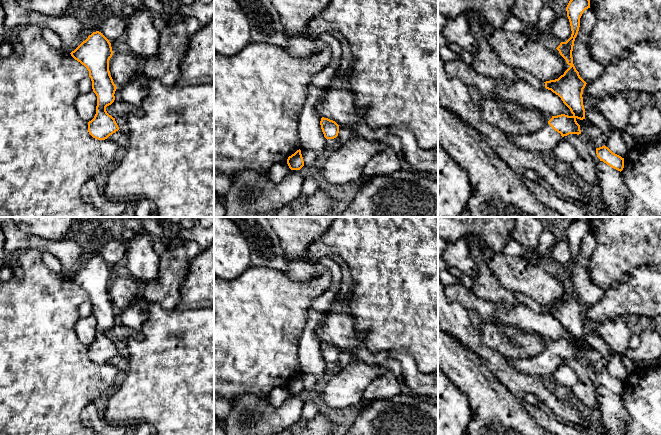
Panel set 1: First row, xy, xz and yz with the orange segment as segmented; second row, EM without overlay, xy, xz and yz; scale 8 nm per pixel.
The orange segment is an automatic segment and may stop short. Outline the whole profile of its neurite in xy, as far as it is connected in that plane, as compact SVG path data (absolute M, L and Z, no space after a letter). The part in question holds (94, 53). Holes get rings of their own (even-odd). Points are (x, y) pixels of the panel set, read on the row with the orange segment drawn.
M96 31L70 54L89 71L92 89L97 96L96 114L88 122L88 132L95 139L105 140L119 130L115 118L106 111L106 107L114 102L117 89L109 71L109 60L113 55L111 43Z

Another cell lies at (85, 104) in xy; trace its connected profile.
M93 91L86 94L80 94L75 101L78 115L87 123L94 118L96 106L97 96Z

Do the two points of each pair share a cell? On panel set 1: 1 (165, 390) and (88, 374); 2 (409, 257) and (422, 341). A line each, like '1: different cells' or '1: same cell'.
1: different cells
2: same cell

